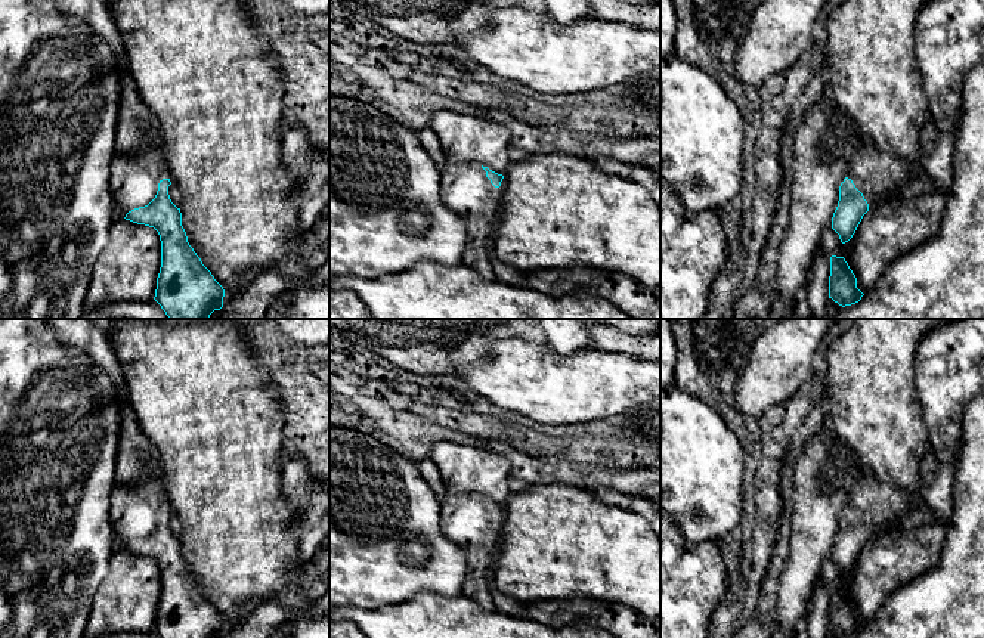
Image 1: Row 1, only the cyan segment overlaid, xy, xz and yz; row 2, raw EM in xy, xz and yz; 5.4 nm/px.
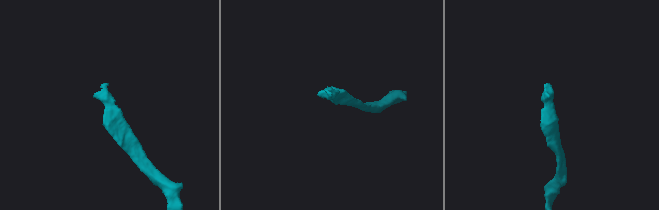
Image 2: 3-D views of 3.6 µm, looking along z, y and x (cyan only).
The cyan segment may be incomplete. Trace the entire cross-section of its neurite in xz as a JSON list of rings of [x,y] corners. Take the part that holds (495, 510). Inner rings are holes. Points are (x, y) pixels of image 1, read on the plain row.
[[[448,493],[440,499],[440,527],[467,558],[462,594],[491,611],[496,606],[489,592],[488,574],[504,518],[502,505],[476,493]]]

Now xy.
[[[149,481],[140,487],[115,486],[109,496],[109,520],[117,546],[154,558],[160,566],[161,598],[154,631],[161,638],[223,638],[225,620],[189,576],[180,539],[170,530],[168,521],[173,514],[160,481]]]

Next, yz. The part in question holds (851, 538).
[[[928,450],[919,468],[919,490],[913,495],[895,489],[870,473],[858,471],[851,484],[845,510],[839,517],[839,532],[832,548],[832,560],[839,566],[842,574],[853,569],[869,541],[892,541],[901,532],[894,529],[892,523],[909,512],[931,511],[940,524],[949,524],[953,511],[953,480],[957,456],[959,452],[941,464],[935,453]]]

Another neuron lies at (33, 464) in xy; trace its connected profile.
[[[0,319],[0,638],[84,638],[93,597],[115,551],[109,496],[115,487],[120,424],[117,390],[87,353],[61,343],[44,319]]]

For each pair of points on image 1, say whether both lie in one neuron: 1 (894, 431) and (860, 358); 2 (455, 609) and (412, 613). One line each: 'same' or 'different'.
1: same
2: same

